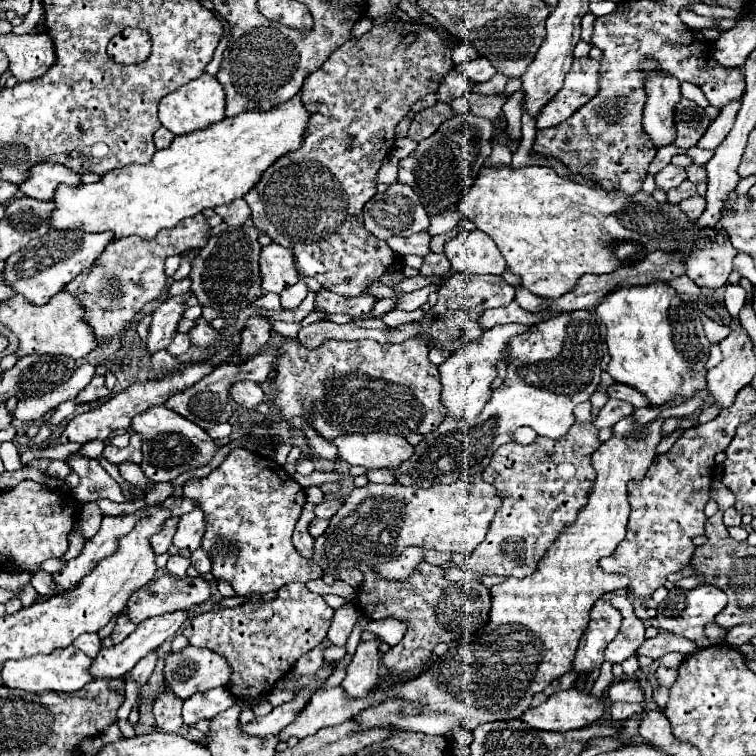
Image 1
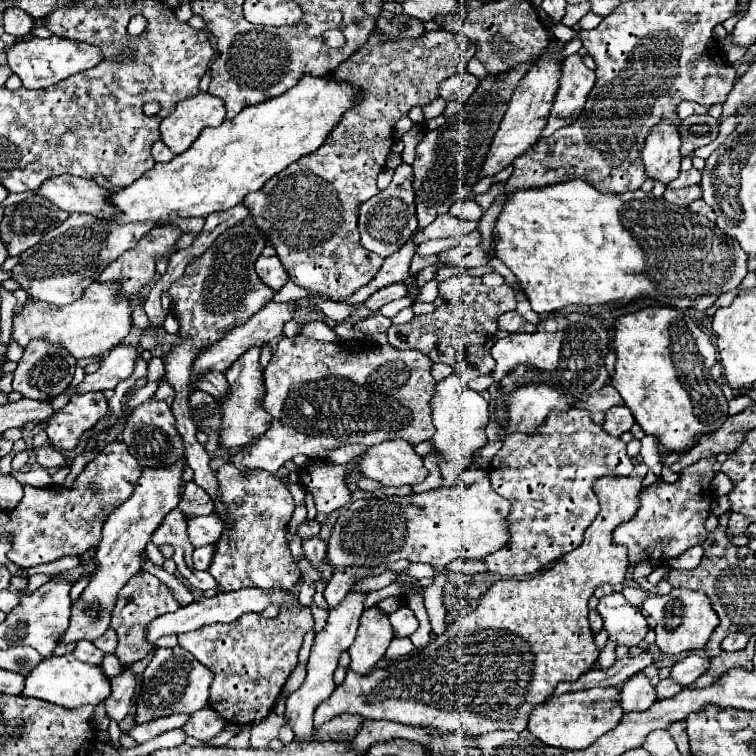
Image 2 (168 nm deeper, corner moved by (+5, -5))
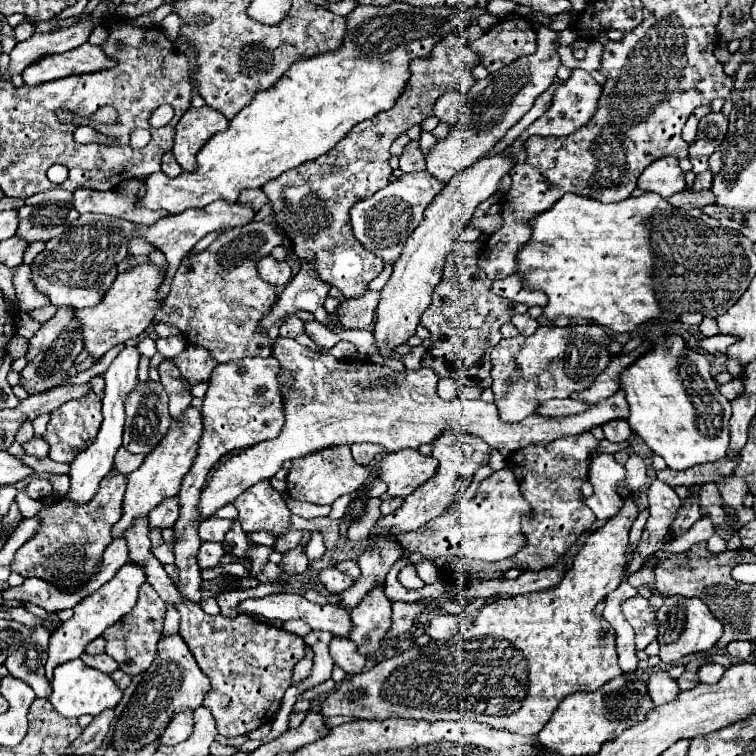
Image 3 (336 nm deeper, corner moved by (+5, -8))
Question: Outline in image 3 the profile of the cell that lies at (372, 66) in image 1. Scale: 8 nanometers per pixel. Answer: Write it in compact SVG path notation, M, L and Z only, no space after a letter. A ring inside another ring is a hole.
M450 34L446 38L442 38L442 42L438 42L430 54L430 58L418 58L410 64L410 80L406 86L406 92L396 100L394 110L386 110L380 112L378 116L356 124L340 142L338 146L334 146L328 154L324 154L322 158L316 158L314 162L304 162L302 166L288 170L286 174L282 174L280 178L276 178L274 182L266 182L266 186L262 186L264 194L268 196L272 208L274 208L274 220L280 228L280 232L294 244L294 254L298 260L314 260L316 264L316 272L320 276L320 280L328 282L330 286L336 286L344 298L360 298L366 290L368 284L384 270L382 258L378 258L376 254L370 254L352 234L350 228L350 218L348 218L348 210L354 206L354 202L358 198L368 198L374 192L378 192L380 188L384 188L388 184L388 178L392 174L392 168L388 164L390 160L390 146L392 142L404 134L408 128L412 128L414 124L420 124L422 120L432 116L434 104L436 100L446 94L446 92L460 92L466 94L470 90L470 86L474 86L474 76L472 76L472 68L478 66L478 56L468 48L466 38L462 38L460 34Z

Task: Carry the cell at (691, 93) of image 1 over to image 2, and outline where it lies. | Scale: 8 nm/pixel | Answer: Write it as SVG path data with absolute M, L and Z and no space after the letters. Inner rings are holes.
M682 101L682 103L678 103L678 111L676 113L678 113L680 119L686 119L688 115L694 115L694 113L704 115L704 113L708 113L708 109L698 105L698 103L694 103L694 101Z

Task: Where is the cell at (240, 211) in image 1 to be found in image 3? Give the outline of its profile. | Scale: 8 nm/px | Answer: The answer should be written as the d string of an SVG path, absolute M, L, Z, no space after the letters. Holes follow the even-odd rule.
M254 188L254 190L242 190L242 192L240 192L240 200L242 200L242 202L252 204L256 210L260 210L260 208L262 208L262 206L268 202L266 194L262 192L262 188Z

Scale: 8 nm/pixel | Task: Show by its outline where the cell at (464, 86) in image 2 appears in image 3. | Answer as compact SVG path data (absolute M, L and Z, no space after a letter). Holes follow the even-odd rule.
M448 92L442 94L442 98L438 98L436 106L434 106L434 116L448 124L450 128L454 126L454 122L458 122L458 108L462 104L462 94L460 92Z

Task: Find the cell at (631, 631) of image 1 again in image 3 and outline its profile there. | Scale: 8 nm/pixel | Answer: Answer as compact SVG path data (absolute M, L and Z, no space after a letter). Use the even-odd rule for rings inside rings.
M640 594L630 598L630 600L626 600L622 604L622 610L624 610L626 620L632 624L634 632L636 632L636 648L644 650L658 636L656 610Z

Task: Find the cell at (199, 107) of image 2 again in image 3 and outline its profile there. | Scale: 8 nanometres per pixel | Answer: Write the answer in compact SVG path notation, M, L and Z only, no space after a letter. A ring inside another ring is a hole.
M208 106L188 108L176 126L176 138L172 148L172 154L182 166L182 170L194 172L196 154L200 152L200 146L204 146L208 138L212 138L214 134L226 128L228 128L228 120L218 110Z

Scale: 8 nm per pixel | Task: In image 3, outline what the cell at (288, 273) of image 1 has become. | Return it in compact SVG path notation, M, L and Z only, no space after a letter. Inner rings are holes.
M266 256L258 262L258 274L264 282L274 286L284 286L292 278L292 270L288 262L278 262L272 256Z

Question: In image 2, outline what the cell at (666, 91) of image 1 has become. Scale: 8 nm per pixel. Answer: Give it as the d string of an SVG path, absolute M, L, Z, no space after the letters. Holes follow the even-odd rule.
M658 119L644 141L642 161L648 177L668 183L680 173L680 135L672 119Z

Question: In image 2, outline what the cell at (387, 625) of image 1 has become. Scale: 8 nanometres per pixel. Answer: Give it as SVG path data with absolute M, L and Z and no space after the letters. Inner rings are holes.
M402 605L398 611L390 613L388 619L390 619L390 625L392 625L394 637L410 637L418 629L418 621L406 605Z

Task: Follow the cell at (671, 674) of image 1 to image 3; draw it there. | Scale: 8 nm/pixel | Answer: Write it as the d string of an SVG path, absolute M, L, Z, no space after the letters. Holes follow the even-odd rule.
M706 664L698 670L700 682L704 682L704 684L716 684L724 672L726 672L726 668L722 668L720 664Z

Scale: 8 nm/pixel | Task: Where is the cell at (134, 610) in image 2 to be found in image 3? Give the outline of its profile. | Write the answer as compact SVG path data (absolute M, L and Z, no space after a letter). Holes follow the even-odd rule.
M148 582L140 586L140 594L136 606L128 616L122 616L114 626L110 626L102 636L106 638L106 654L112 656L120 670L128 672L130 676L142 674L148 670L152 660L156 658L156 644L162 636L162 622L164 622L166 604Z

